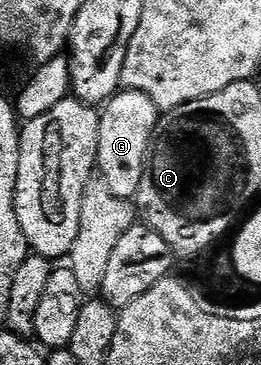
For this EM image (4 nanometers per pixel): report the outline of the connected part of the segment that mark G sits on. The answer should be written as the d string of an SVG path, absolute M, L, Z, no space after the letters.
M121 89L103 107L98 132L98 156L96 164L102 181L114 192L114 196L135 199L144 175L144 161L148 145L156 130L158 111L154 100L142 92Z

